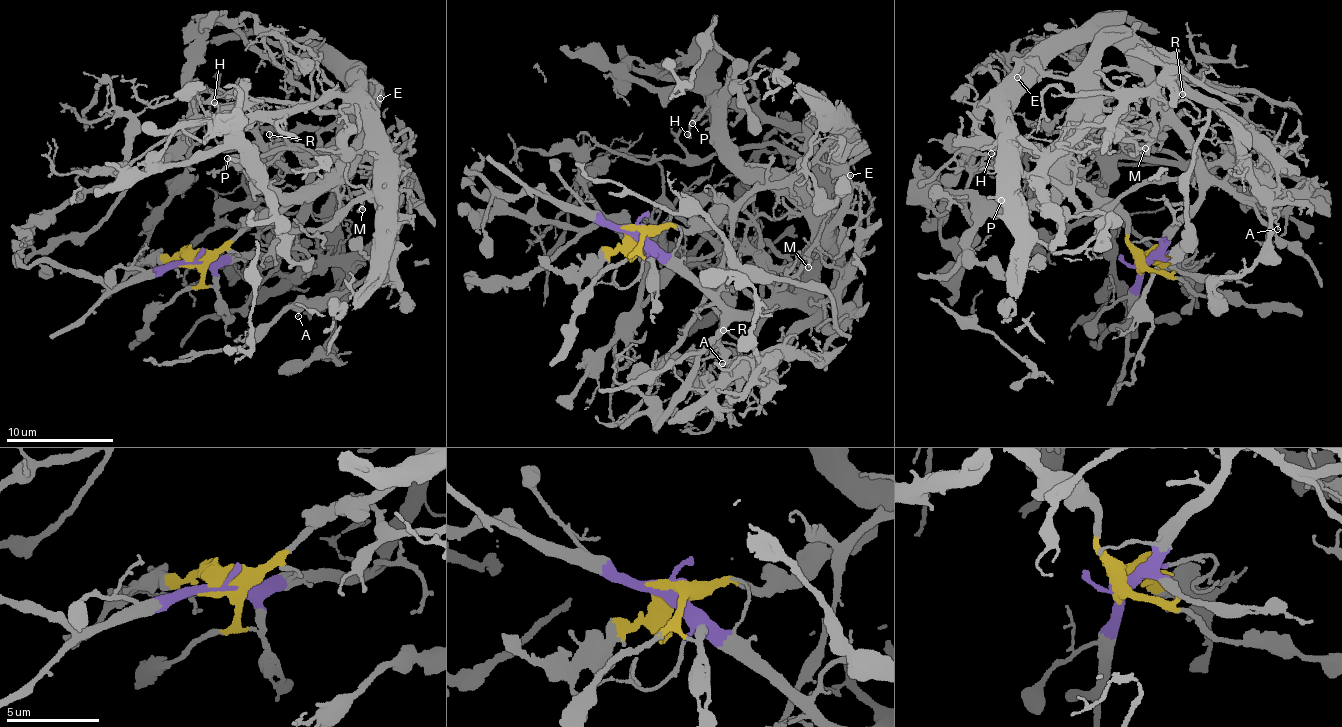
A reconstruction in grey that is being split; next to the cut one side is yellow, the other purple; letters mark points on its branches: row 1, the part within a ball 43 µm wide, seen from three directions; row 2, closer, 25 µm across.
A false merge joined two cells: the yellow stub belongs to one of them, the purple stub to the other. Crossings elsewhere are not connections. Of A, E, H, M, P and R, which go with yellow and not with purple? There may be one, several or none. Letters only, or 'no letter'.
E, H, P

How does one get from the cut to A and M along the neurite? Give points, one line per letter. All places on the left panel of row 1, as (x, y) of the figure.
A: (194, 261), (280, 250), (308, 178), (353, 124), (331, 216), (336, 291), (300, 300), (298, 315)
M: (194, 261), (218, 267), (280, 250), (321, 161), (340, 195), (356, 196), (363, 209)

